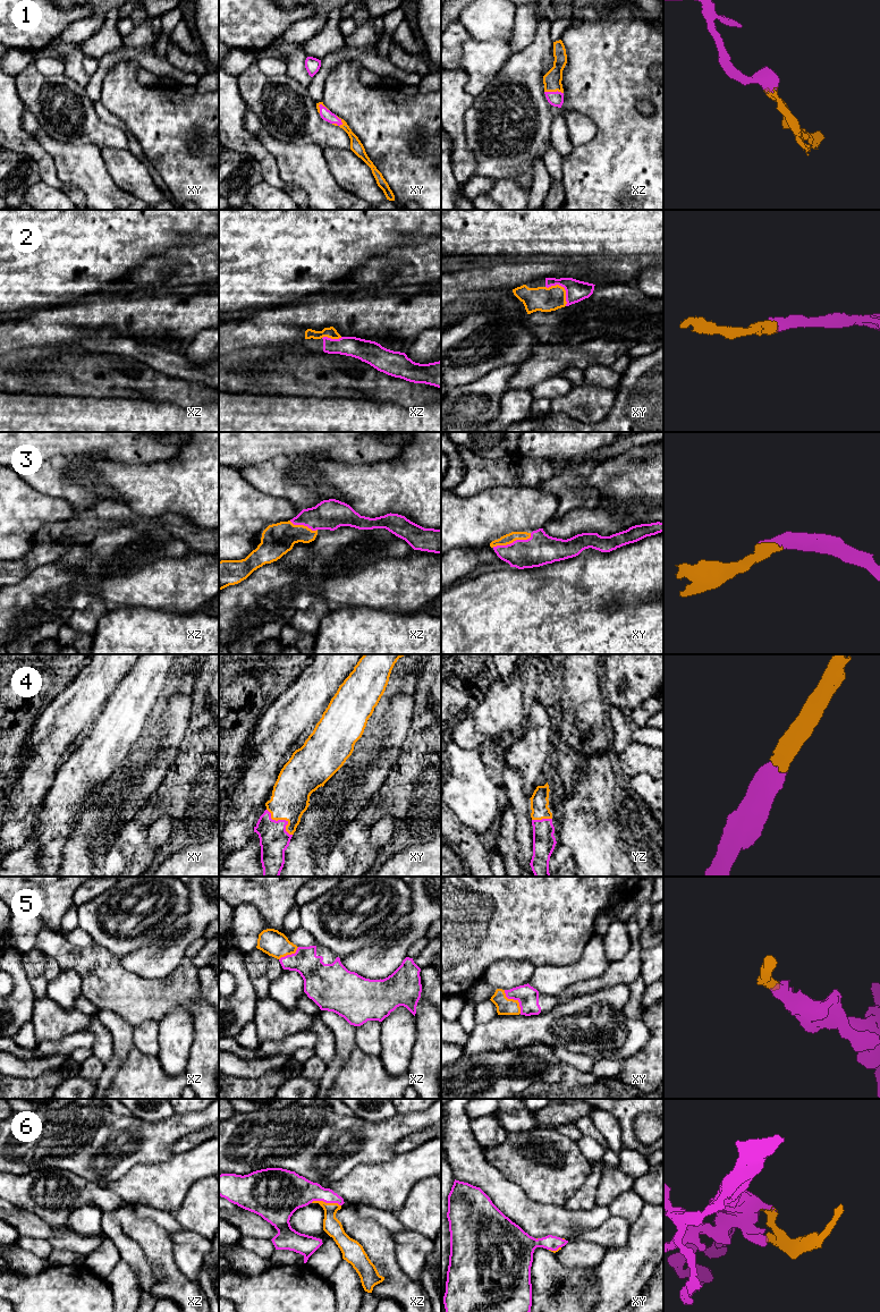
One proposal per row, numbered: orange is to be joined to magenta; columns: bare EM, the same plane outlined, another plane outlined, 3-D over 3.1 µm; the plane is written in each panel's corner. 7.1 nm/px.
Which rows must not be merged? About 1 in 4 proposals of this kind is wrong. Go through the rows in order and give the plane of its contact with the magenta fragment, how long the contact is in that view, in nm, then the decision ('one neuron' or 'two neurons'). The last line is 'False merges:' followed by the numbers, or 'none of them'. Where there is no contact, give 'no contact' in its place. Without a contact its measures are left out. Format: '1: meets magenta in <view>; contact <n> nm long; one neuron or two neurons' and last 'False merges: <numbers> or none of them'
1: meets magenta in xy; contact 80 nm long; one neuron
2: meets magenta in xy; contact 200 nm long; one neuron
3: meets magenta in xy; contact 300 nm long; one neuron
4: meets magenta in xy; contact 260 nm long; one neuron
5: meets magenta in xy; contact 200 nm long; one neuron
6: meets magenta in xz; contact 220 nm long; one neuron
False merges: none of them

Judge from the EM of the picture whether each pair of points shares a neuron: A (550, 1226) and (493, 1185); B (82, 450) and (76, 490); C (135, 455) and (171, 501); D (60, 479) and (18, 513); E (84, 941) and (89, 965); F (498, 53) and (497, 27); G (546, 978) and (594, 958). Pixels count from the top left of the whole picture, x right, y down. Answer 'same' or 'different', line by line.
A: same
B: different
C: different
D: different
E: different
F: different
G: same

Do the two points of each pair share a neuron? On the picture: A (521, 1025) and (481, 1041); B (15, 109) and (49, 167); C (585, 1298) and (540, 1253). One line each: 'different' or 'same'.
A: same
B: same
C: same

